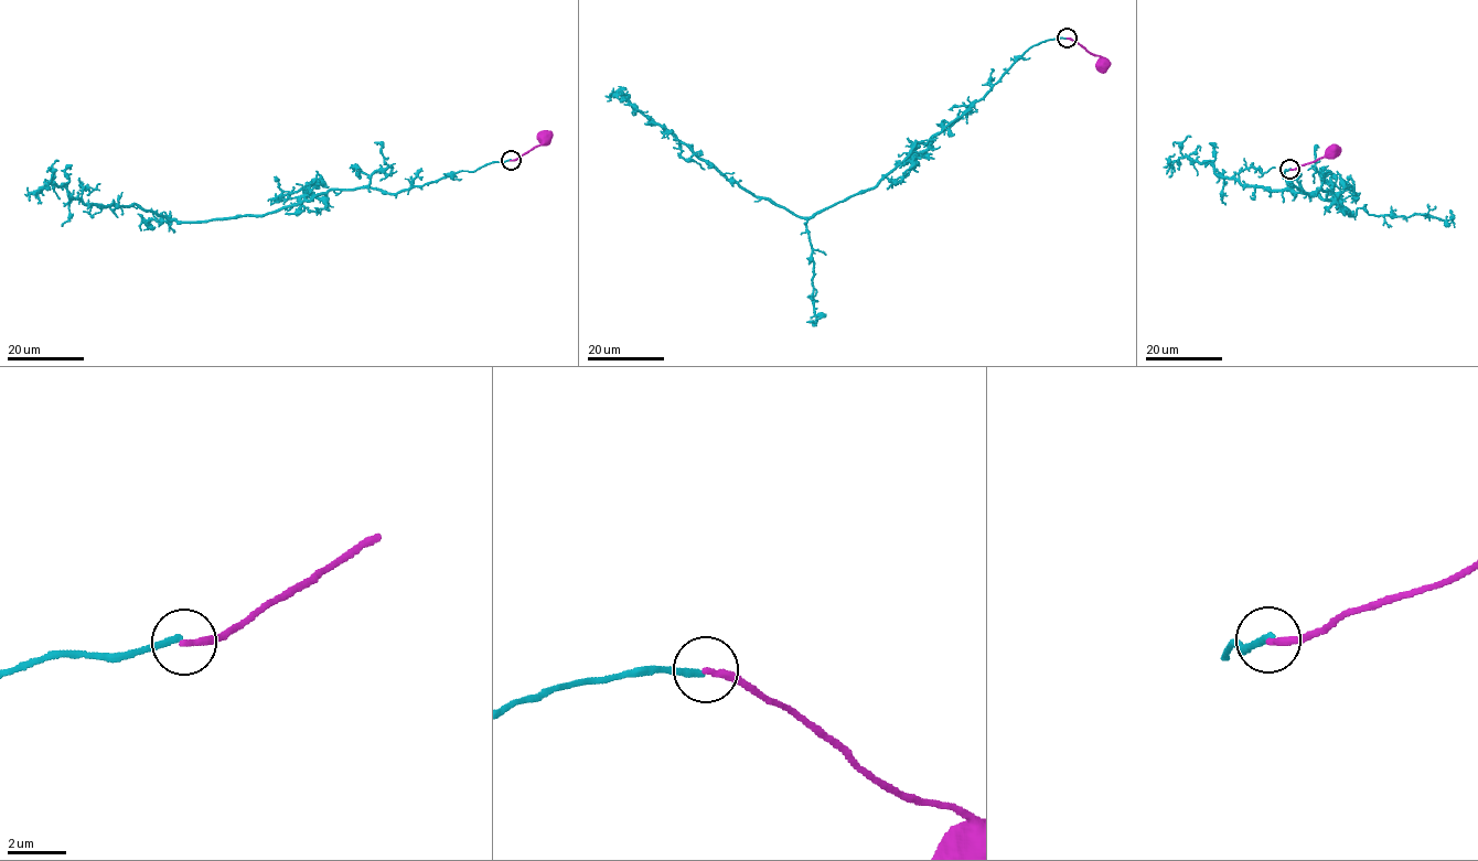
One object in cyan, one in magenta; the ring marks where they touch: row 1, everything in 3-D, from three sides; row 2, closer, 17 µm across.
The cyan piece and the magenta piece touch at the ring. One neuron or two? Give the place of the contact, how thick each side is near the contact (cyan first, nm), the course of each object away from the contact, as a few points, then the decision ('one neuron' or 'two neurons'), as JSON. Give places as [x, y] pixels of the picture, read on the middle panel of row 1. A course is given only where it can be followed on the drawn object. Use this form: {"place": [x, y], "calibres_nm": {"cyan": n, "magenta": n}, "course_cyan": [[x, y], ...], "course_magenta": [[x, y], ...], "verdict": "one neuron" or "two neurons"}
{"place": [1067, 38], "calibres_nm": {"cyan": 220, "magenta": 240}, "course_cyan": [[1066, 38], [1030, 46], [874, 186], [809, 217], [741, 189], [610, 94]], "course_magenta": [[1067, 38], [1099, 55], [1104, 64]], "verdict": "two neurons"}

